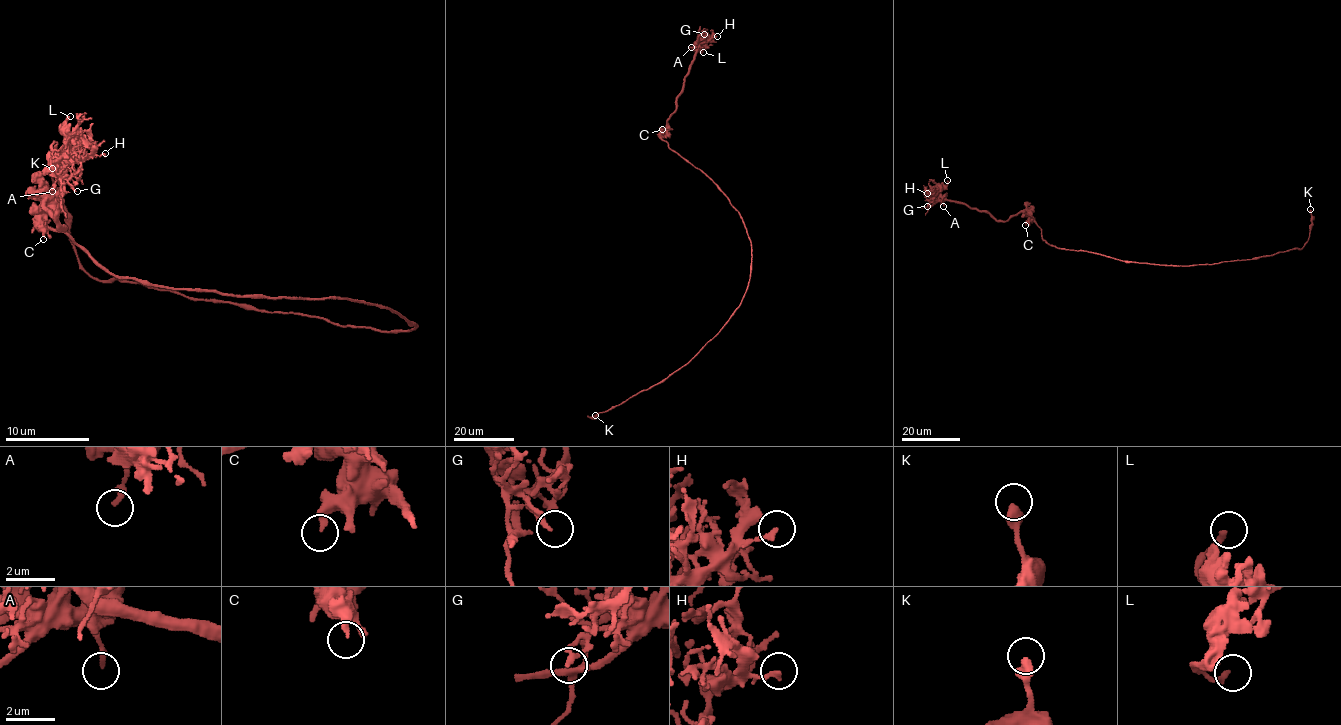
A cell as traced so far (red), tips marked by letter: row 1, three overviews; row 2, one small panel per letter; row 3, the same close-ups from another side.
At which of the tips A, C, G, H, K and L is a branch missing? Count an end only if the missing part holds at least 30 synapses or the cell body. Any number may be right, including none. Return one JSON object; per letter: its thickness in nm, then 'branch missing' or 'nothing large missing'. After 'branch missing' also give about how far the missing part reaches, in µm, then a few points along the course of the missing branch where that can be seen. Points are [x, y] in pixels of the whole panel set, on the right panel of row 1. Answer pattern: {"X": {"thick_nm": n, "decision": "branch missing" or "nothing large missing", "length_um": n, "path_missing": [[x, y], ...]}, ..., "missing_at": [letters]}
{"A": {"thick_nm": 220, "decision": "nothing large missing"}, "C": {"thick_nm": 280, "decision": "nothing large missing"}, "G": {"thick_nm": 200, "decision": "nothing large missing"}, "H": {"thick_nm": 190, "decision": "nothing large missing"}, "K": {"thick_nm": 440, "decision": "nothing large missing"}, "L": {"thick_nm": 240, "decision": "nothing large missing"}, "missing_at": []}

